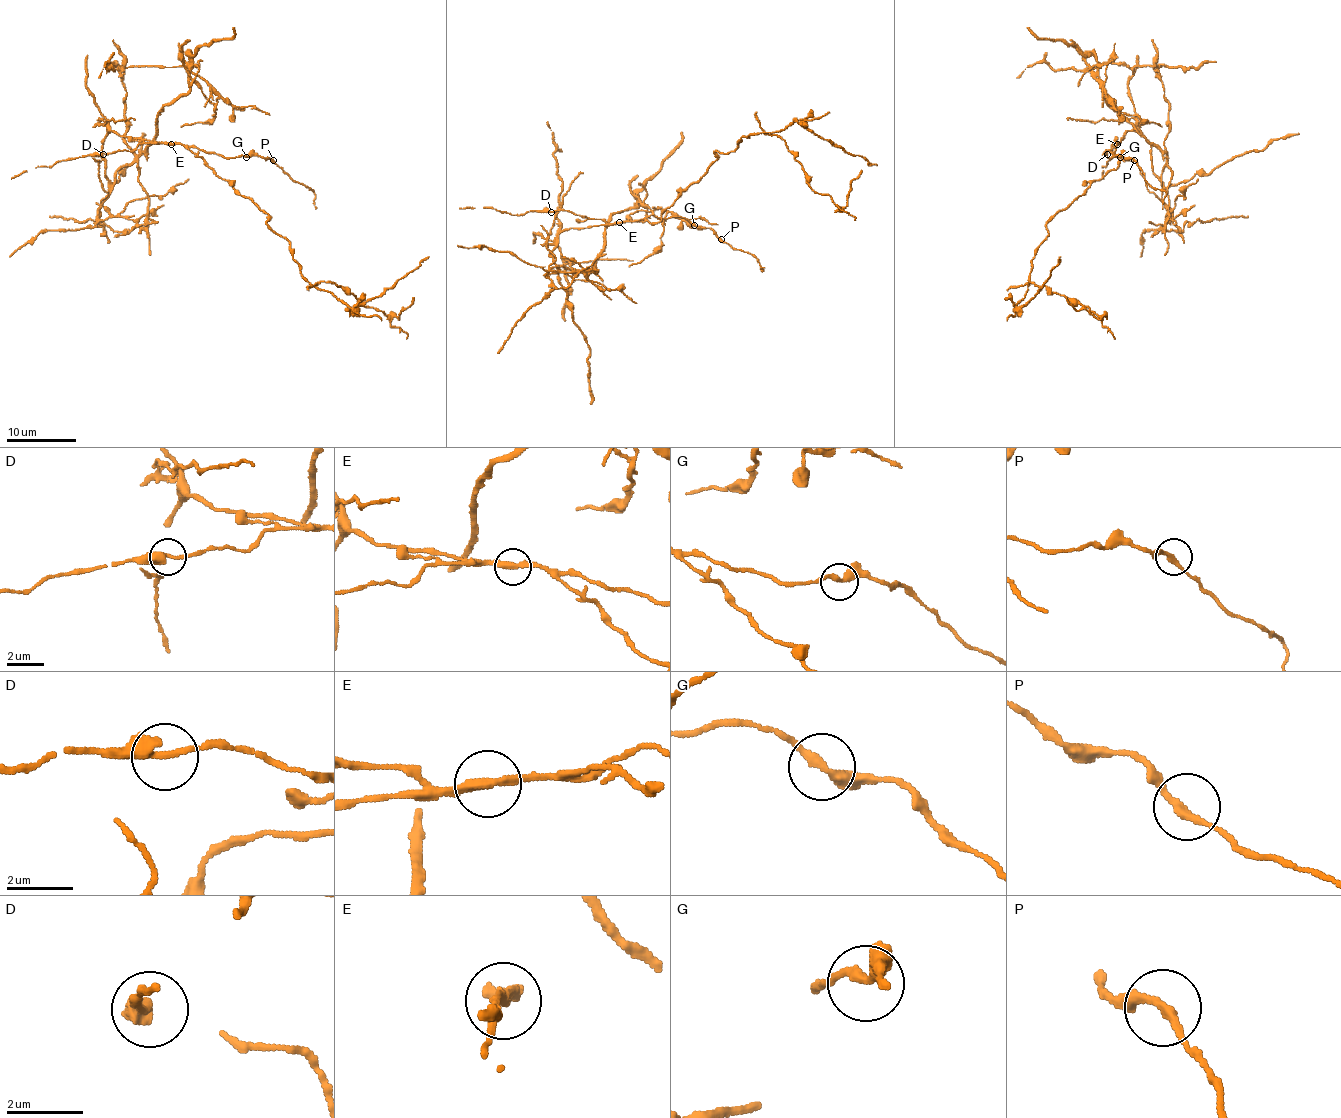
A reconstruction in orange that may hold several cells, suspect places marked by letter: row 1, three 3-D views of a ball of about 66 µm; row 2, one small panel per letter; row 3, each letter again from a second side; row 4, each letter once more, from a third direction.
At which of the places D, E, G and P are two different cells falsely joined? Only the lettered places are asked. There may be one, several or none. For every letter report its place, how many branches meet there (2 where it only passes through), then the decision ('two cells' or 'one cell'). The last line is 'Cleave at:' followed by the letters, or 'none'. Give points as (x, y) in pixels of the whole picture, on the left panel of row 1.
D: place (103, 154); branches 2; one cell
E: place (171, 144); branches 2; two cells
G: place (246, 157); branches 2; one cell
P: place (273, 160); branches 2; one cell
Cleave at: E

